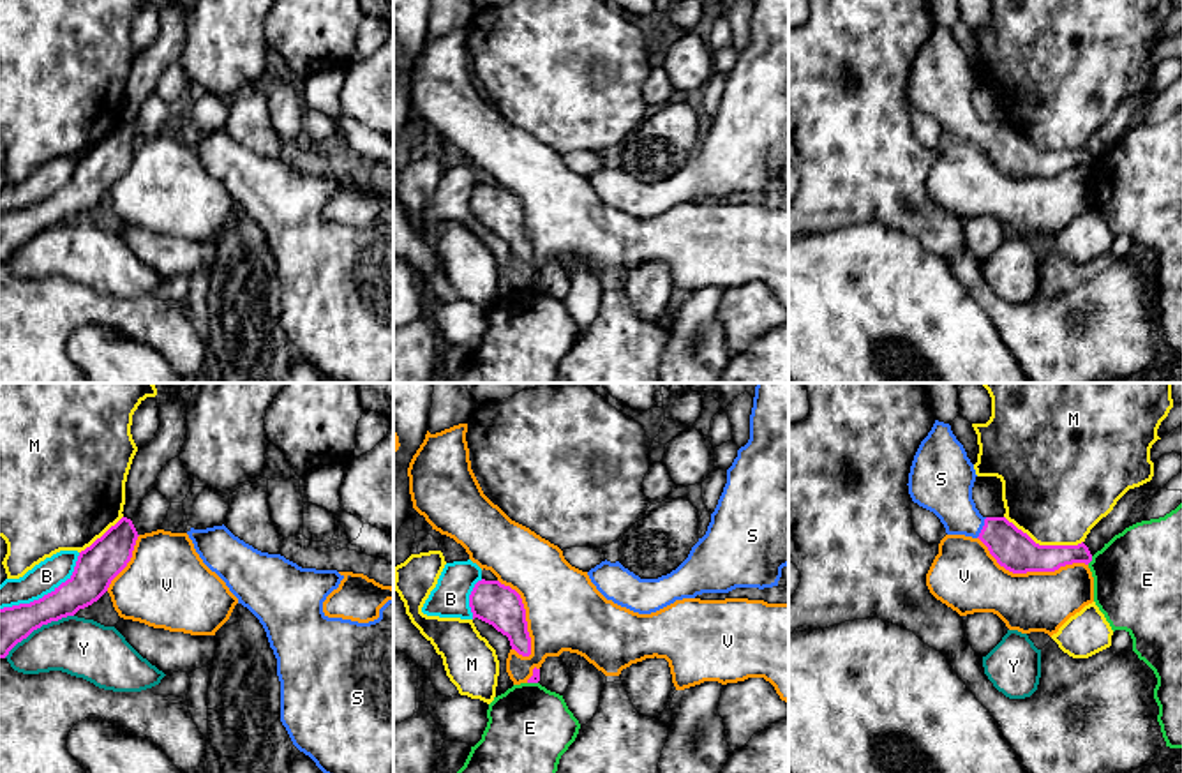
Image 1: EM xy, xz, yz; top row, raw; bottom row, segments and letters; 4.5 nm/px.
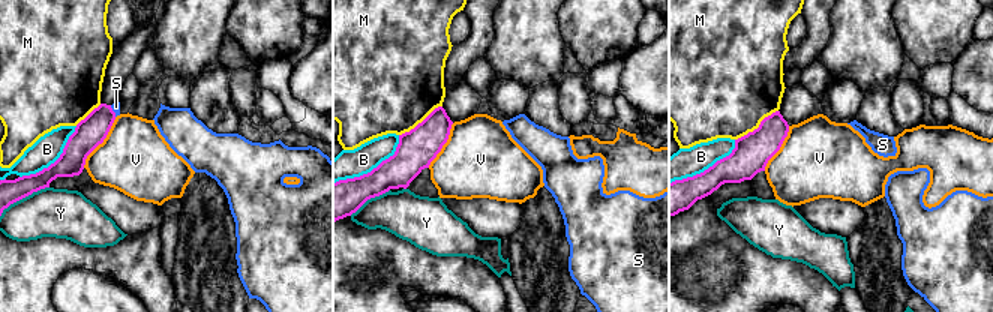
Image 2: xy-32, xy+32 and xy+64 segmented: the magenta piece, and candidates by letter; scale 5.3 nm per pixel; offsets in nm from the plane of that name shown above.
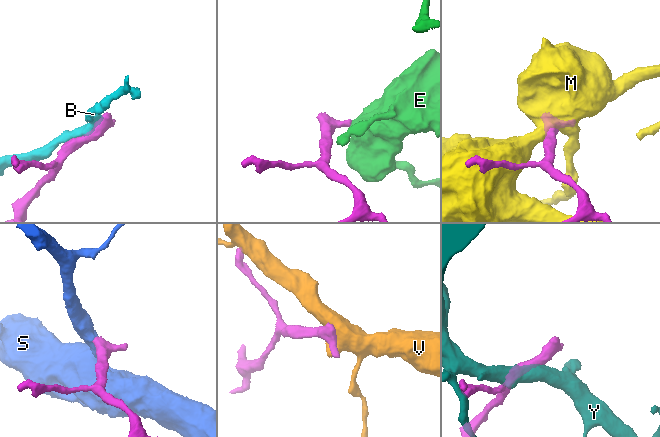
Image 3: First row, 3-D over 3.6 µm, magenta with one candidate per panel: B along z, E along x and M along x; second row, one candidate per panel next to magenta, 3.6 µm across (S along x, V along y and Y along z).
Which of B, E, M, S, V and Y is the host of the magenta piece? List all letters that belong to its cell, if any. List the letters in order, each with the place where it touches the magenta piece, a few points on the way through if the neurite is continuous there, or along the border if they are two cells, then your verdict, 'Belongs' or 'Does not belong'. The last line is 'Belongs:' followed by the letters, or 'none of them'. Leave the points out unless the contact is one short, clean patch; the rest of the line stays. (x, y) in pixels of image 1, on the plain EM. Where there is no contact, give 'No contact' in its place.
B: Touches magenta at xy (48, 198). Does not belong
E: Touches magenta at yz (1091, 165). Boundary: yz (1092, 161), (1087, 168). Does not belong
M: Touches magenta at yz (1043, 150). Does not belong
S: Touches magenta at yz (983, 133). Path across: yz (1013, 154), (997, 138), (983, 133), (948, 99), (946, 92). Belongs
V: Touches magenta at yz (1031, 175). Does not belong
Y: Touches magenta at xy (37, 232). Does not belong
Belongs: S

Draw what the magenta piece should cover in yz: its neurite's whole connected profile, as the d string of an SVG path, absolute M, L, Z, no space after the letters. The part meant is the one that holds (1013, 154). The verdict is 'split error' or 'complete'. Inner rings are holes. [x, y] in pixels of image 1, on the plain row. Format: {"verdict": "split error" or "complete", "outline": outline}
{"verdict": "split error", "outline": "M935 25L909 78L914 108L933 116L947 139L979 143L1000 171L1013 178L1055 176L1092 166L1088 152L1039 150L1006 122L983 122L972 104L976 74L949 28Z"}

